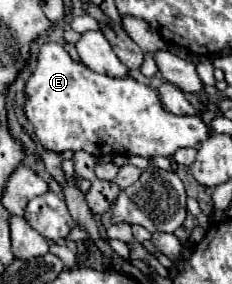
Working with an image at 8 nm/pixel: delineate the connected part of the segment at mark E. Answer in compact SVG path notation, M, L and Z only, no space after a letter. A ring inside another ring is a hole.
M45 43L39 51L37 69L25 85L29 97L25 115L35 127L35 135L49 151L65 153L85 149L91 155L129 153L151 157L171 157L181 147L197 147L209 137L209 127L199 115L177 117L161 107L153 89L133 77L113 79L75 63L61 43Z

